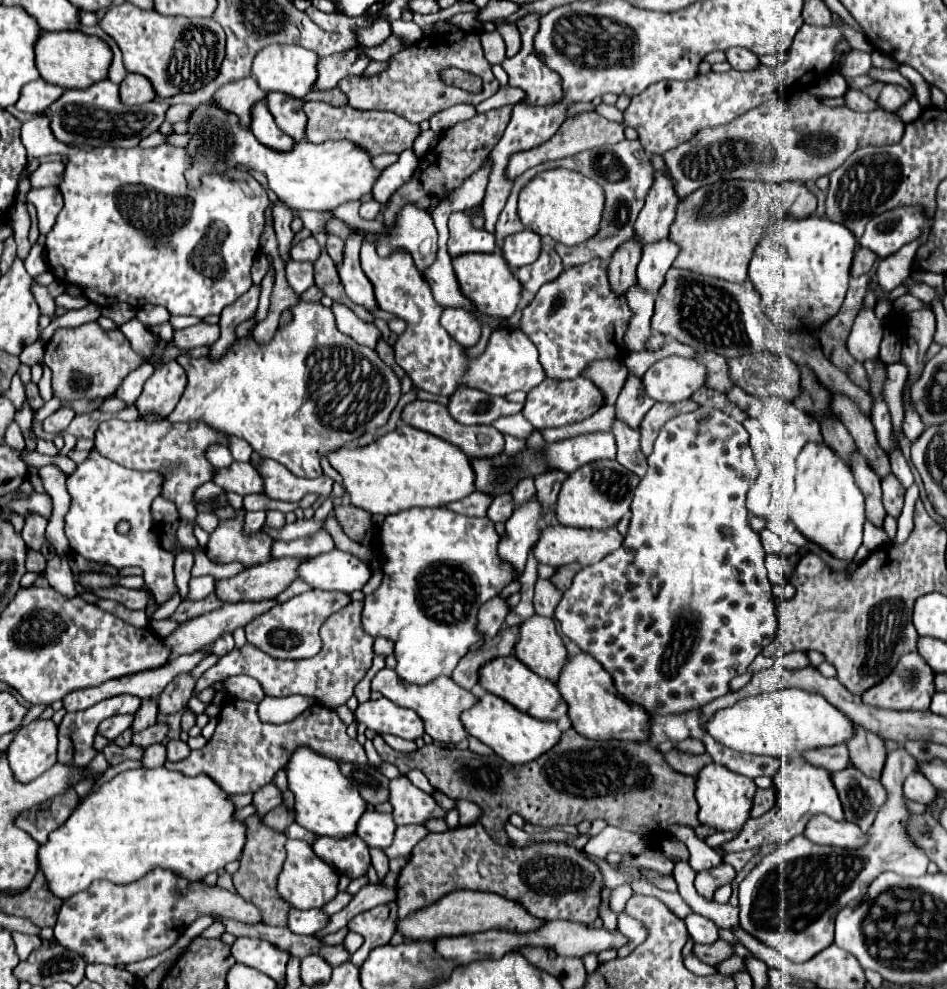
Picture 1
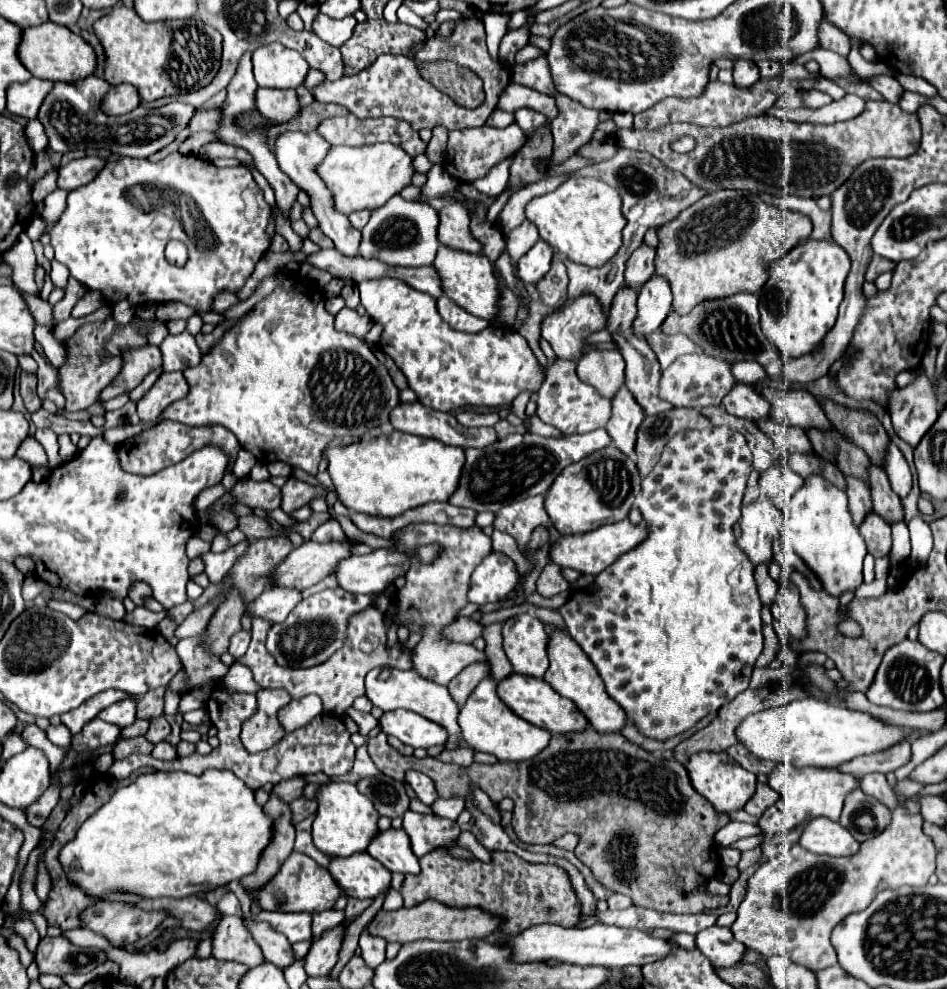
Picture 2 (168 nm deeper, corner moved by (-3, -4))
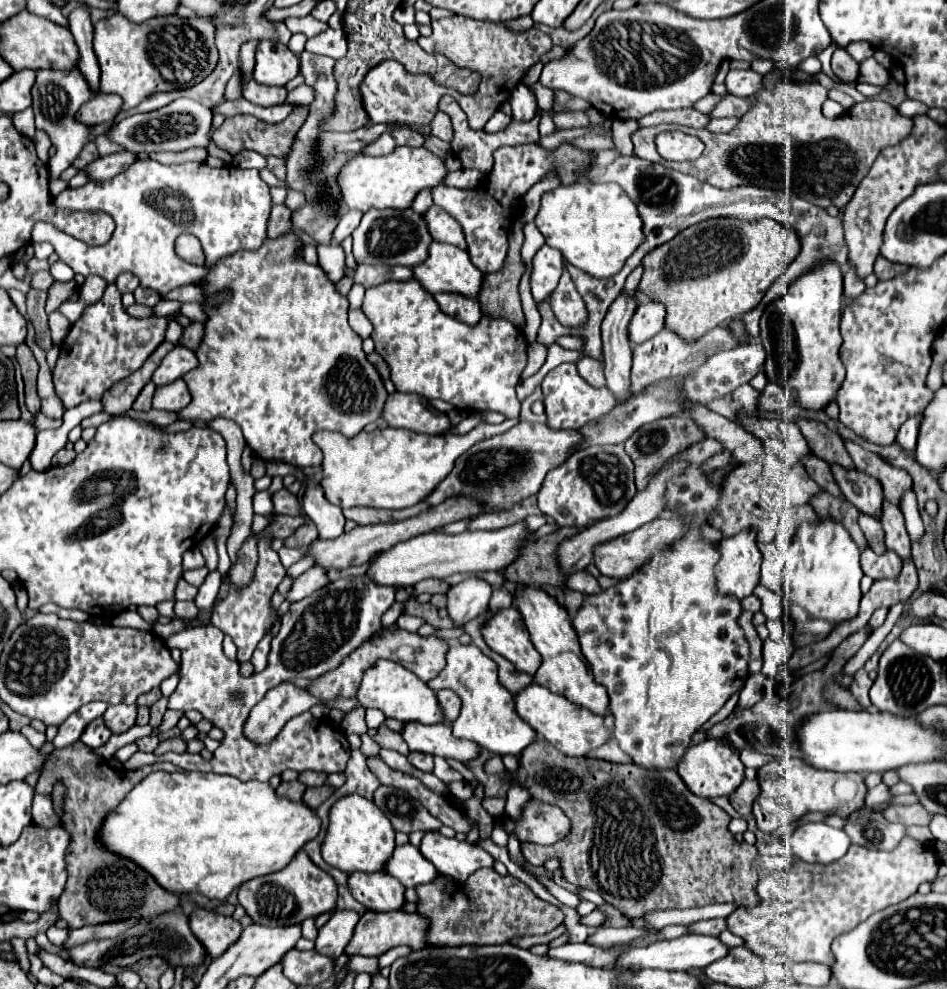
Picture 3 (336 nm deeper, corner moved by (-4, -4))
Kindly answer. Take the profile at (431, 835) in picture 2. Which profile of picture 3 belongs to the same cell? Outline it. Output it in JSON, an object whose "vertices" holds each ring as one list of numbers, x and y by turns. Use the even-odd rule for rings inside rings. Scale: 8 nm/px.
{"vertices":[[427,832,419,850,443,876,453,878,457,884,465,882,479,868,493,868,495,864,495,858,481,846,455,838,449,840,437,832]]}

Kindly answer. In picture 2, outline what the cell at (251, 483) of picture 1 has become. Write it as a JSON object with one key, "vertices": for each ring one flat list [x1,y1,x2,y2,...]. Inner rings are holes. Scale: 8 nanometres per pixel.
{"vertices":[[240,478,234,488,230,490,230,494,250,506,250,508,262,508,266,512,276,510,280,506,280,488,276,488,272,482,264,480,264,482,256,482,252,478]]}

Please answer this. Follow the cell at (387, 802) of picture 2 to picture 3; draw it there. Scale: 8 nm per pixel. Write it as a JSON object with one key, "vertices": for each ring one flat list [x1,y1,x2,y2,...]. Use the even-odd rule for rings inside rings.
{"vertices":[[379,786,375,792,375,806,391,820,397,832,437,832,443,824,429,814,429,810,413,800,407,792,393,786]]}

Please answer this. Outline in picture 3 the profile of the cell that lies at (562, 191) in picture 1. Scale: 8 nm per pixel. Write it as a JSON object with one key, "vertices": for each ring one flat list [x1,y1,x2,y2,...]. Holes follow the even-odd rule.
{"vertices":[[589,180,557,186,541,198,535,226,545,236,545,244,563,252,565,260,593,278,617,274,625,260,645,240,637,206,617,184,593,184]]}

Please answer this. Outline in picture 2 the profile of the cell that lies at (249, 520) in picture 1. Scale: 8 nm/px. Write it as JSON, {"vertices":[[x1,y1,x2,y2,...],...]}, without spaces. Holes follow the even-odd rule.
{"vertices":[[244,540,244,542,236,544,236,546,230,546,228,550,220,552,220,554,214,554,214,552,202,554,200,558,202,558,204,566,206,566,204,572,208,574,210,582,212,582,212,584,220,582,220,580,230,572,230,568,238,562,238,558,248,550,248,546,250,546,250,540]]}

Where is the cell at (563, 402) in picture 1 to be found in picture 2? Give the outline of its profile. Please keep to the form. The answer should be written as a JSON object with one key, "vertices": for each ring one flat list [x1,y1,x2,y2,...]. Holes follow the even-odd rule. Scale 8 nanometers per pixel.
{"vertices":[[554,360,554,364,546,370,546,380,540,386,538,402,536,402,536,416,562,430,564,434,578,434,578,432,592,432,596,428,604,428,610,420,612,404,608,398,600,396,596,388,584,384,576,376,576,364,568,360]]}

